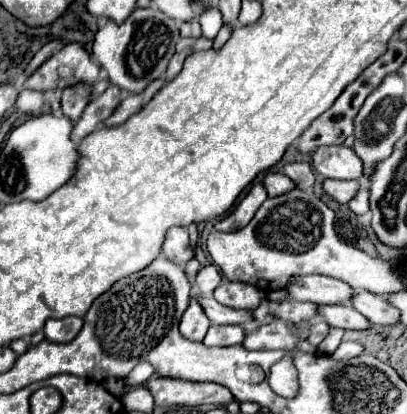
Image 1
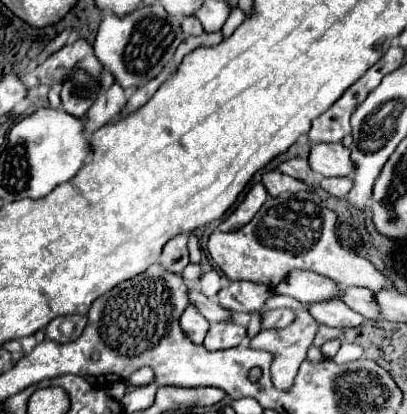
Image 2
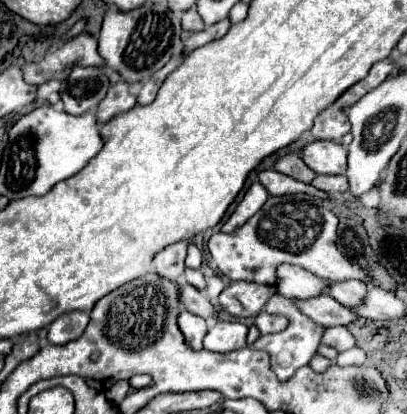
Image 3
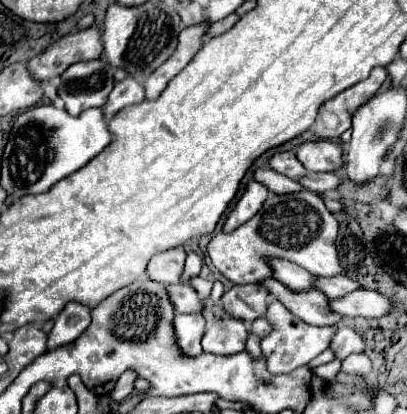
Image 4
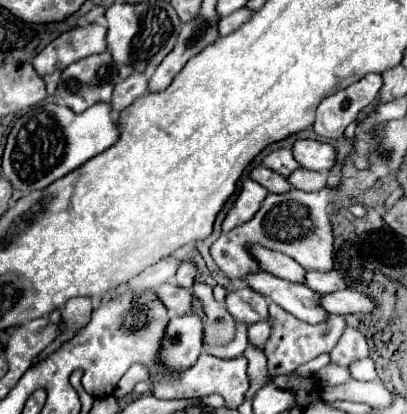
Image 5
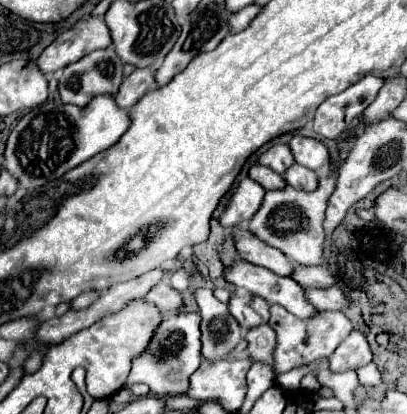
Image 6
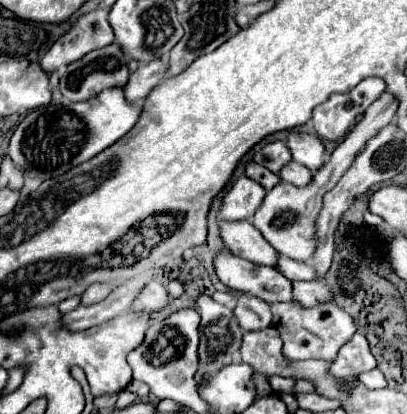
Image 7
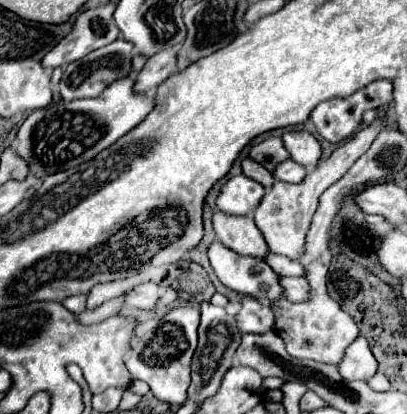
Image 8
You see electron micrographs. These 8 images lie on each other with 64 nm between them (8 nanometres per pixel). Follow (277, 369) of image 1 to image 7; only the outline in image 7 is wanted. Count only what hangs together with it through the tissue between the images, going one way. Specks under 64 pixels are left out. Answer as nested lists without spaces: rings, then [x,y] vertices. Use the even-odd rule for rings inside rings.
[[[280,302],[270,304],[272,306],[272,326],[280,332],[280,338],[284,342],[284,354],[290,360],[298,358],[318,358],[318,360],[336,360],[338,350],[356,334],[356,324],[350,314],[346,314],[336,302],[324,302],[316,304],[312,308],[304,308],[300,304]]]

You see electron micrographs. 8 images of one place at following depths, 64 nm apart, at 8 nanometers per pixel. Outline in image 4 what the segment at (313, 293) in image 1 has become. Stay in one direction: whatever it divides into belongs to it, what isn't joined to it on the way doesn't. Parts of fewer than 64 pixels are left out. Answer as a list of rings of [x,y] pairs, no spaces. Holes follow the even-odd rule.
[[[270,258],[268,260],[270,268],[272,268],[272,276],[276,280],[280,280],[282,284],[288,284],[288,288],[292,290],[304,290],[304,288],[312,288],[312,280],[314,276],[310,272],[306,272],[304,268],[300,268],[298,264],[284,260],[284,258]]]

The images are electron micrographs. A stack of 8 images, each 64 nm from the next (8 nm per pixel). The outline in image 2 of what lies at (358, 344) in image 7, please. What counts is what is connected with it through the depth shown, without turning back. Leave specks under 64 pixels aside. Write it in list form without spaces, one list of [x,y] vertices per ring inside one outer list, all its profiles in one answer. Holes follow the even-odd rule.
[[[320,326],[314,346],[322,346],[328,340],[342,340],[344,342],[344,332],[340,328],[330,328],[330,326]]]

